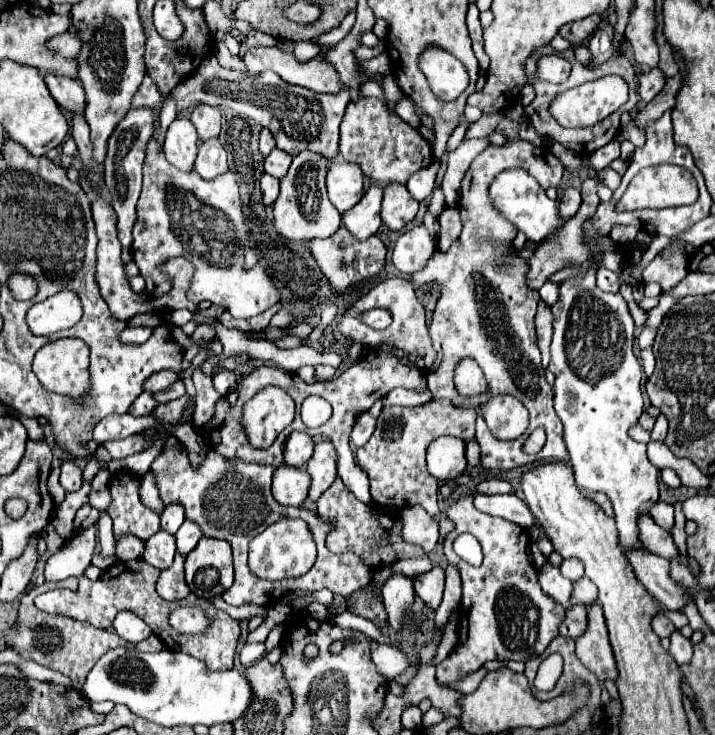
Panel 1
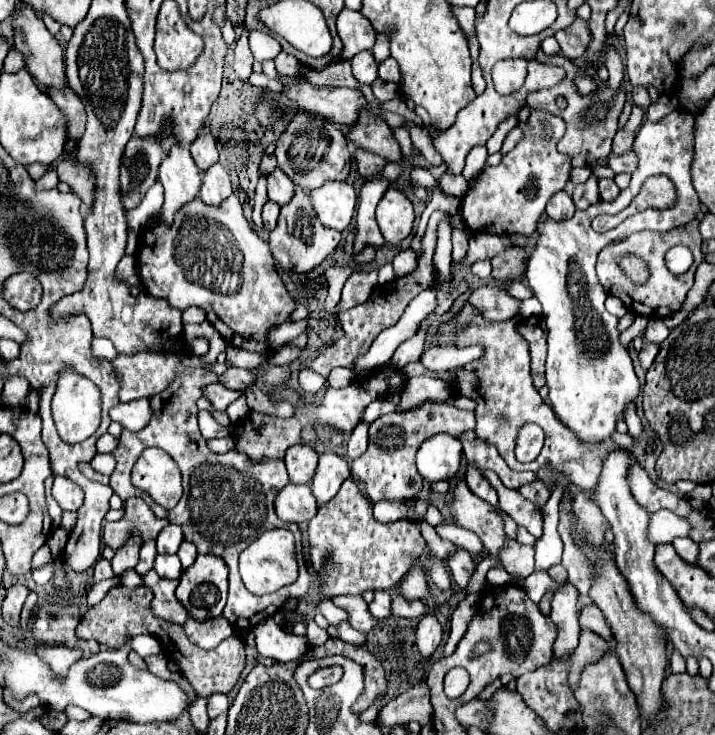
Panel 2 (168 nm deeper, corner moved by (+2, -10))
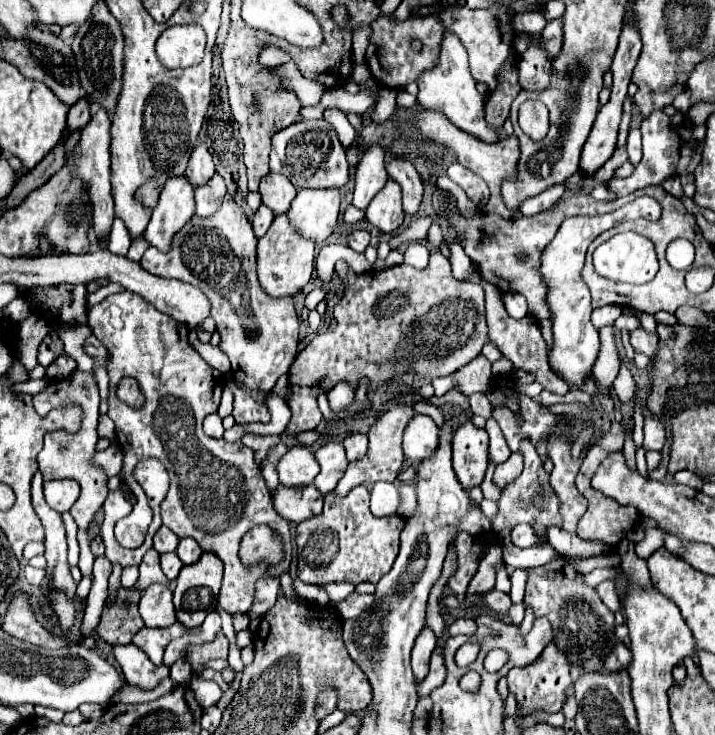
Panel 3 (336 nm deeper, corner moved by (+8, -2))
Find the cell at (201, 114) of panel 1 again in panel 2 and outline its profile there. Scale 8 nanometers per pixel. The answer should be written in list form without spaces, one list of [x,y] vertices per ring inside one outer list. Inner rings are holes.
[[[202,130],[200,138],[196,138],[196,142],[192,142],[190,154],[200,170],[208,170],[210,166],[214,166],[218,162],[216,140],[212,138],[212,134],[208,130]]]

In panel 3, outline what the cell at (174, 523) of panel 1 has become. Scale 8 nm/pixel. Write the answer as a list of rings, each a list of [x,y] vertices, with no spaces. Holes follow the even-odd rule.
[[[160,526],[160,530],[154,534],[154,550],[164,554],[164,552],[174,552],[176,546],[178,546],[178,536],[166,526]]]

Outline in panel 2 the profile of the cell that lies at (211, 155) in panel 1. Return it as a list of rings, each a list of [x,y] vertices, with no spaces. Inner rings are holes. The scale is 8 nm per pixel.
[[[222,164],[212,166],[212,170],[202,174],[202,188],[200,188],[200,200],[208,206],[220,206],[228,196],[232,194],[230,176],[222,168]]]

